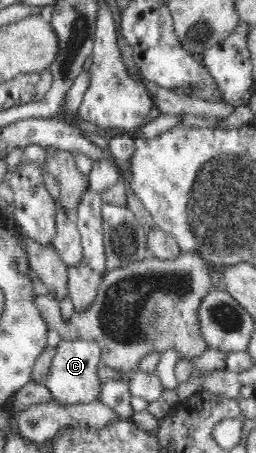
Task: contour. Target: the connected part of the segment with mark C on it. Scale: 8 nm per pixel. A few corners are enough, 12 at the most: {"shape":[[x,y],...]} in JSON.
{"shape":[[61,340],[45,386],[63,405],[101,395],[100,346]]}

